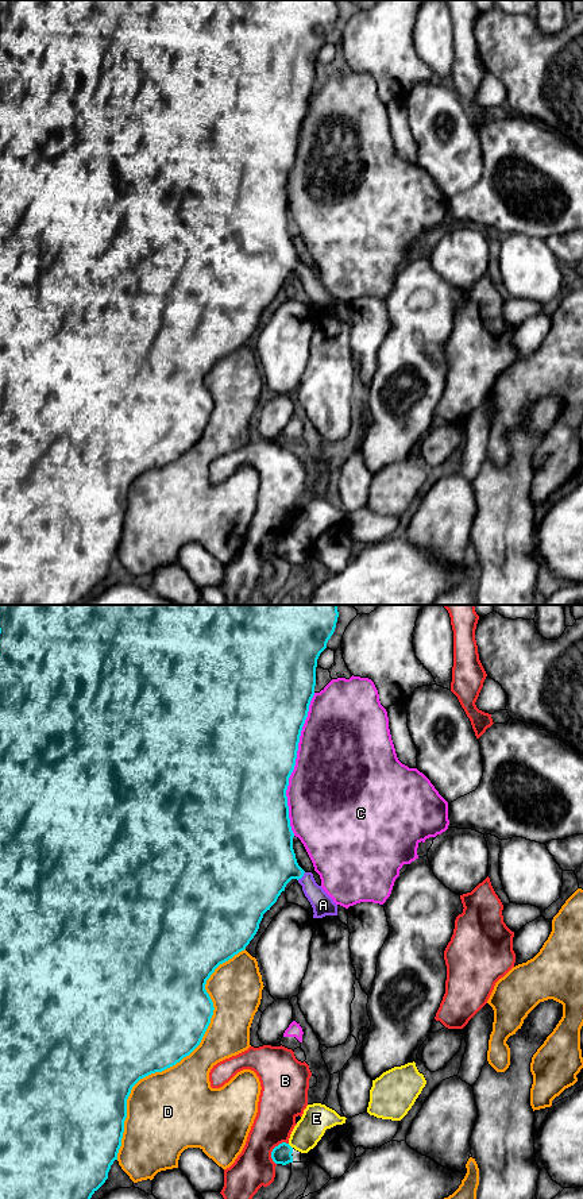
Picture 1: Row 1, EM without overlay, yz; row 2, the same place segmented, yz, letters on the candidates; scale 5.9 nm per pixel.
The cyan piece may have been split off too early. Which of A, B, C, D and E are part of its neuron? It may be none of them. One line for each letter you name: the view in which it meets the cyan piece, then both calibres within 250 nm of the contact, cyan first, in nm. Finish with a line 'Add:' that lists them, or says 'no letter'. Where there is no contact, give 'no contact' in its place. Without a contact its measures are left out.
A: contact in yz; calibres 400 and 130 nm
Add: A

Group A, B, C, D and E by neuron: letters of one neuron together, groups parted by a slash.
A / B / C / D / E

